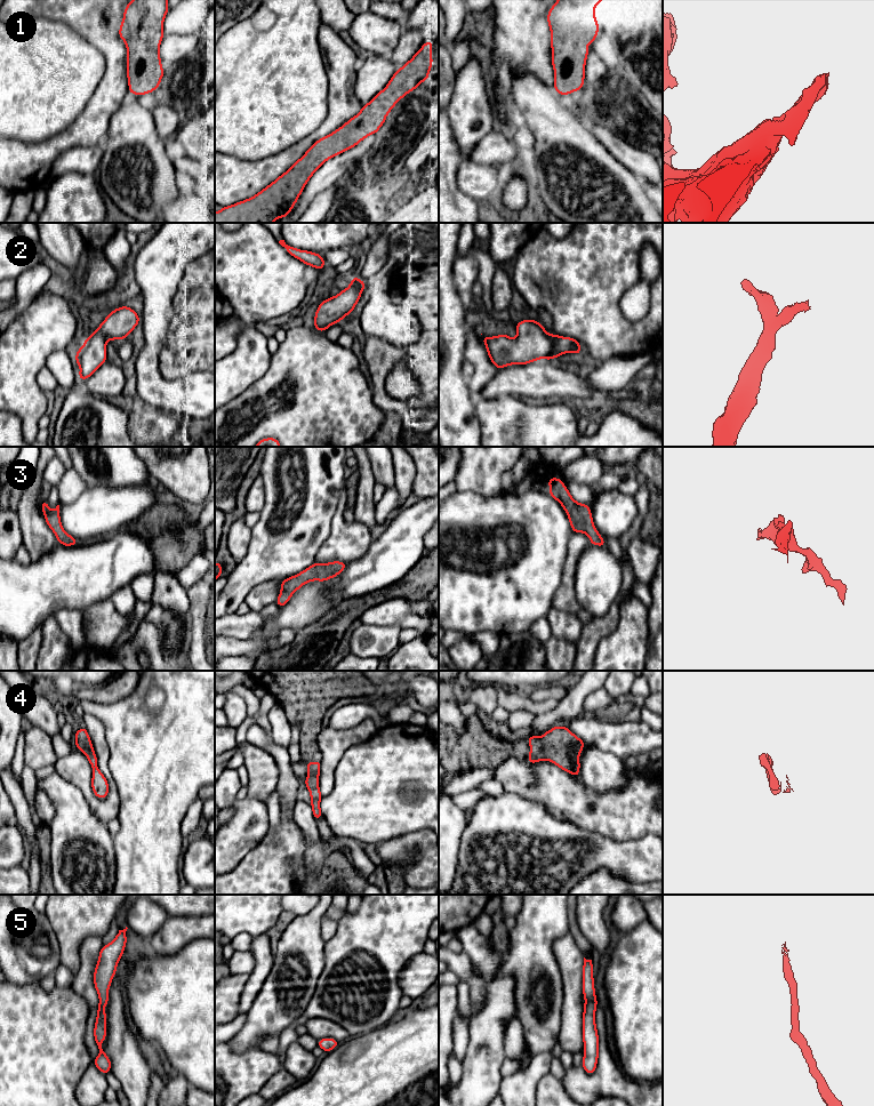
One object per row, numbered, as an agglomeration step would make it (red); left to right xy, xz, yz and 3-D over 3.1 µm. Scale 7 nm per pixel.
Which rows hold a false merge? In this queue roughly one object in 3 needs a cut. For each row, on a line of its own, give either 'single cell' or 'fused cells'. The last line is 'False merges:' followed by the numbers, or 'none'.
1: single cell
2: single cell
3: single cell
4: single cell
5: single cell
False merges: none

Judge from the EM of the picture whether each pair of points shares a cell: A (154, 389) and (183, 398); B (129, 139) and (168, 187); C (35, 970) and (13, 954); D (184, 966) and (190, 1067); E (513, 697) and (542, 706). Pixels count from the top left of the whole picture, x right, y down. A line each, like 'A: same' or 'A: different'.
A: same
B: same
C: same
D: same
E: same

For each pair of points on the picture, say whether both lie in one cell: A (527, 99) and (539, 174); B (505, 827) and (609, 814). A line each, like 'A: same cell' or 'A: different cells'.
A: same cell
B: different cells

